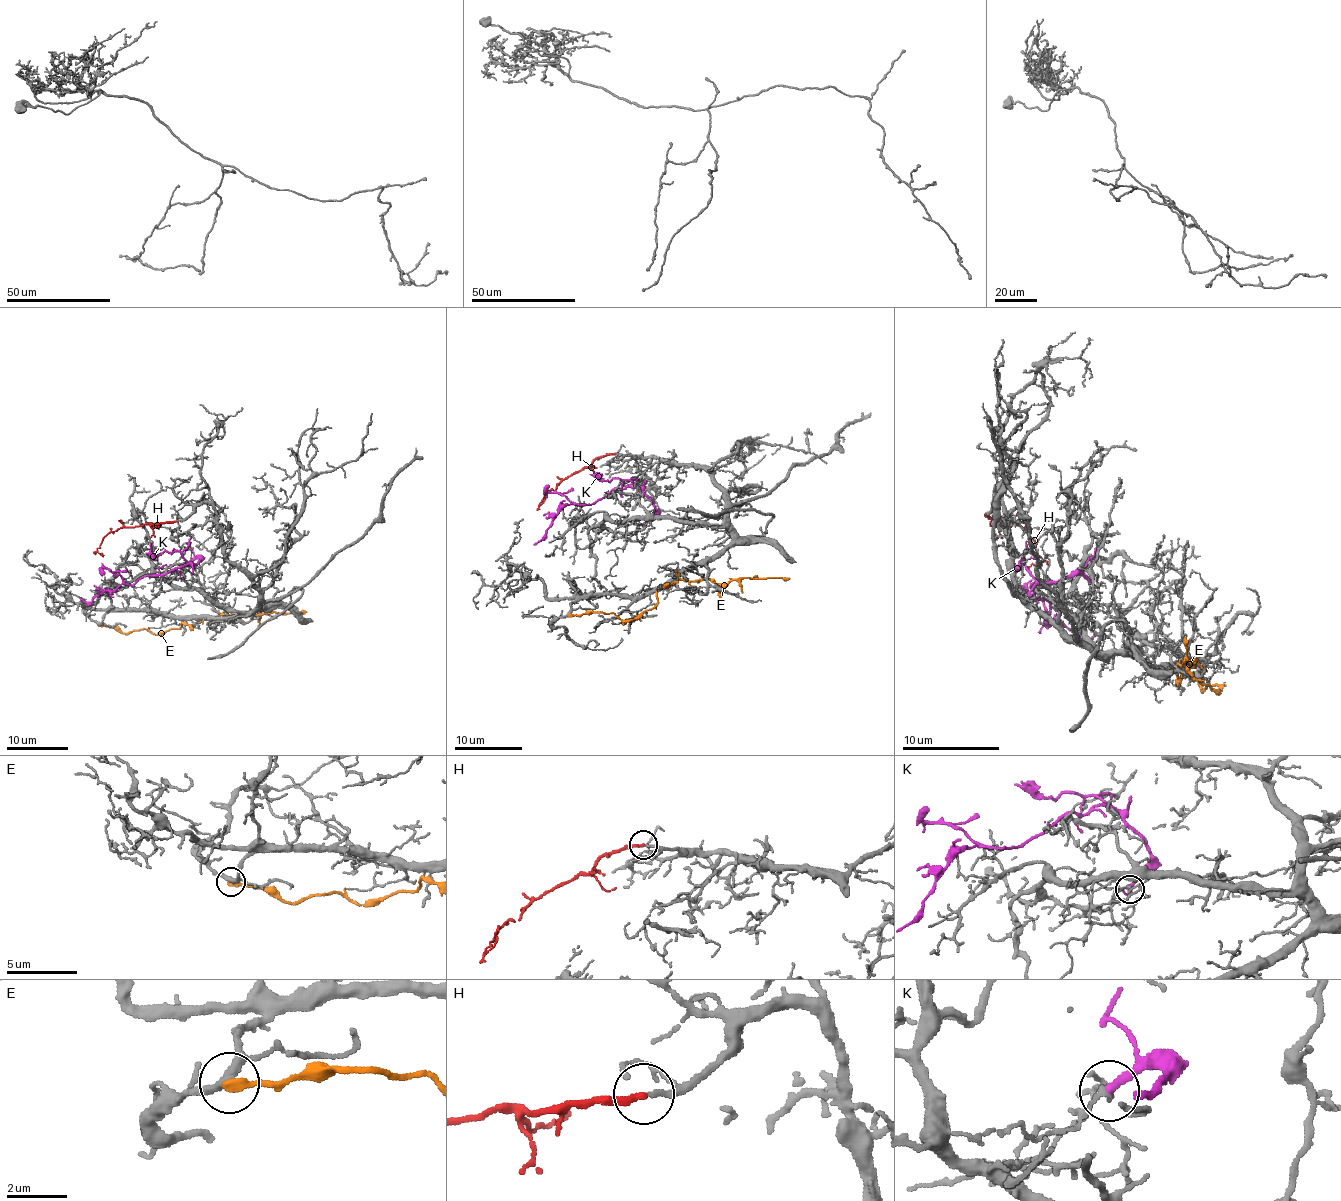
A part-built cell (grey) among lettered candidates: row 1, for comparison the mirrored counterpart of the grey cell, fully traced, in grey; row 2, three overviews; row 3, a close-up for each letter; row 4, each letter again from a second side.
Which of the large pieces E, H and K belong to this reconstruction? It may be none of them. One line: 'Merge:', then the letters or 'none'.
Merge: H

